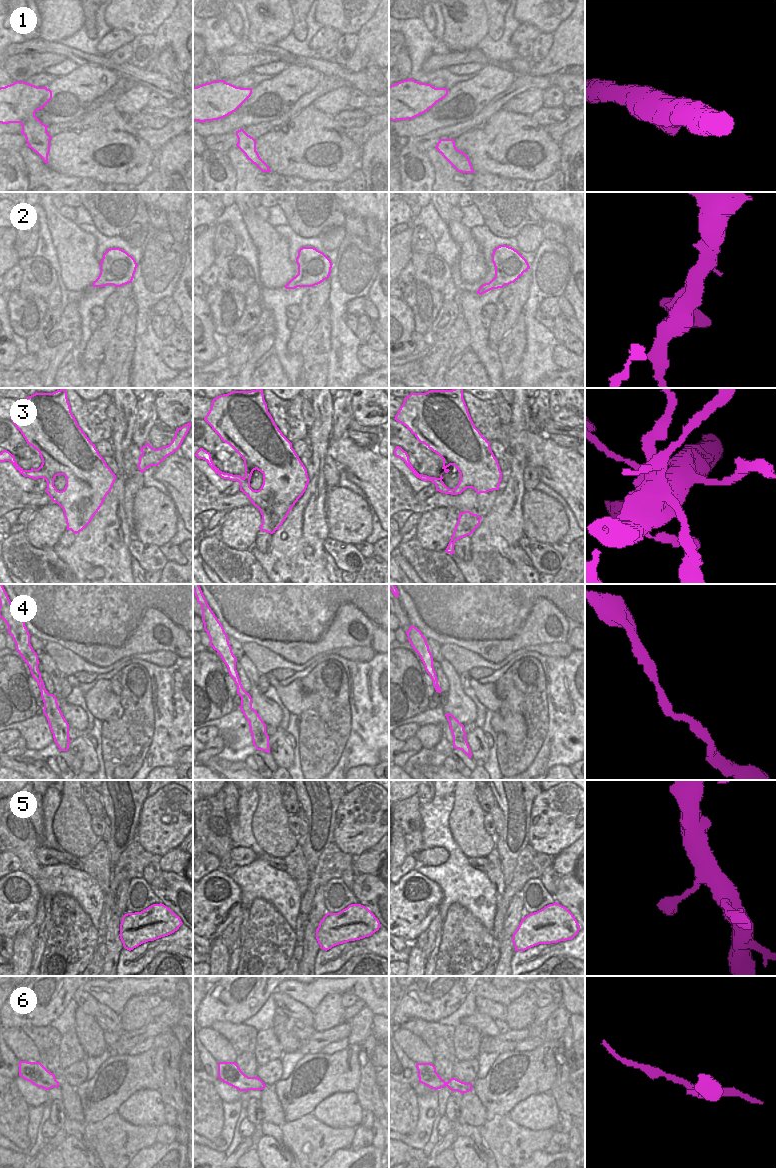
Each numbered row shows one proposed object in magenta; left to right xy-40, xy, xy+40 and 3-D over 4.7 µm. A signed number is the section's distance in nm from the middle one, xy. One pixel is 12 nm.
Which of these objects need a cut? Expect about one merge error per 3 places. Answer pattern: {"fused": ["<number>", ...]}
{"fused": []}

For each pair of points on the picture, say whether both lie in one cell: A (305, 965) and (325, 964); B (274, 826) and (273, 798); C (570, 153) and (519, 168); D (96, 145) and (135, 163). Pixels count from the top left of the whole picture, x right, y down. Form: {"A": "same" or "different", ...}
{"A": "different", "B": "same", "C": "different", "D": "same"}

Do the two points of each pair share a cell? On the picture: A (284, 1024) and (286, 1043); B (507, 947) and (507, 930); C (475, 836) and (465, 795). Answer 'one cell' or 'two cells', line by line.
A: one cell
B: two cells
C: one cell

